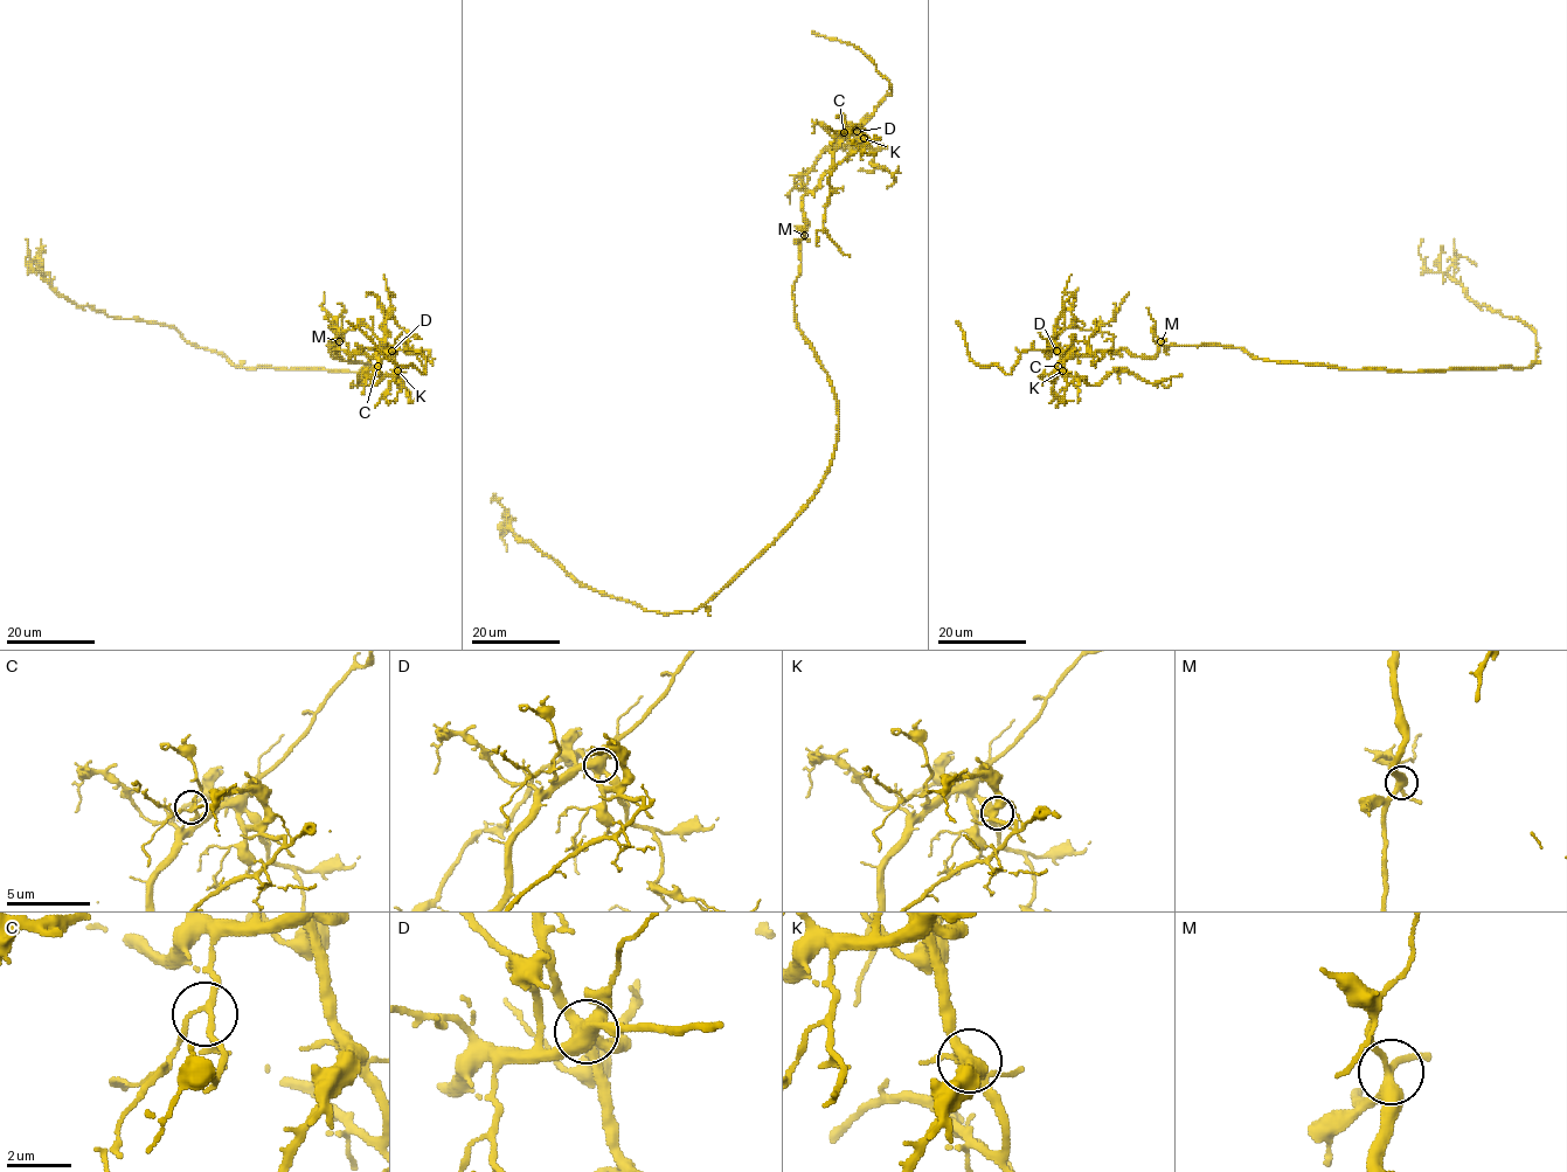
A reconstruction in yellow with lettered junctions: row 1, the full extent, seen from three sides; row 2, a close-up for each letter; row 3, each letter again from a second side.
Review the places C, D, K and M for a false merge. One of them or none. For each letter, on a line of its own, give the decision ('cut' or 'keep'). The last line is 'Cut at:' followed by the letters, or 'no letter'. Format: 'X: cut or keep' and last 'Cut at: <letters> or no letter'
C: keep
D: keep
K: keep
M: keep
Cut at: no letter

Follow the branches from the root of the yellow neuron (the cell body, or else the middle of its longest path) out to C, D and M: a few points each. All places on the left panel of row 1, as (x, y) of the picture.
C: (372, 369), (334, 358), (327, 345), (337, 345), (339, 356), (338, 348), (378, 354), (378, 366)
D: (372, 369), (334, 358), (327, 345), (337, 345), (339, 356), (338, 348), (371, 358), (390, 351)
M: (372, 369), (367, 363), (334, 358), (327, 345), (339, 341)

